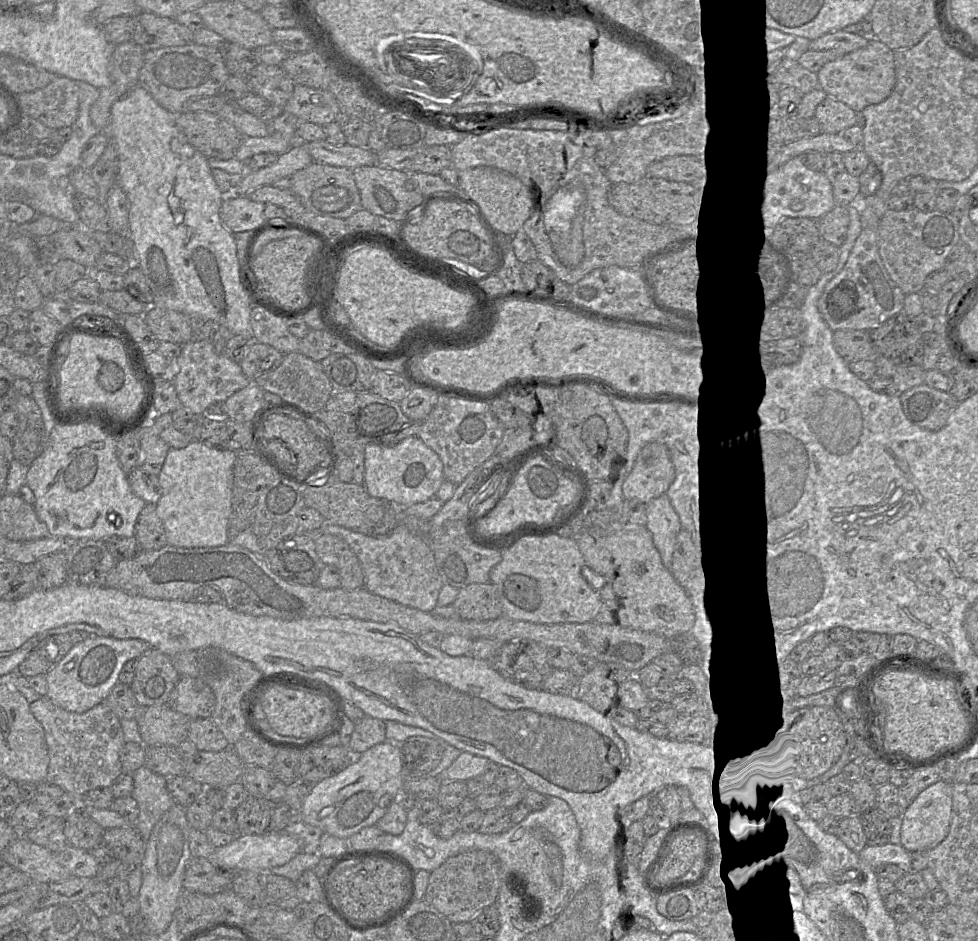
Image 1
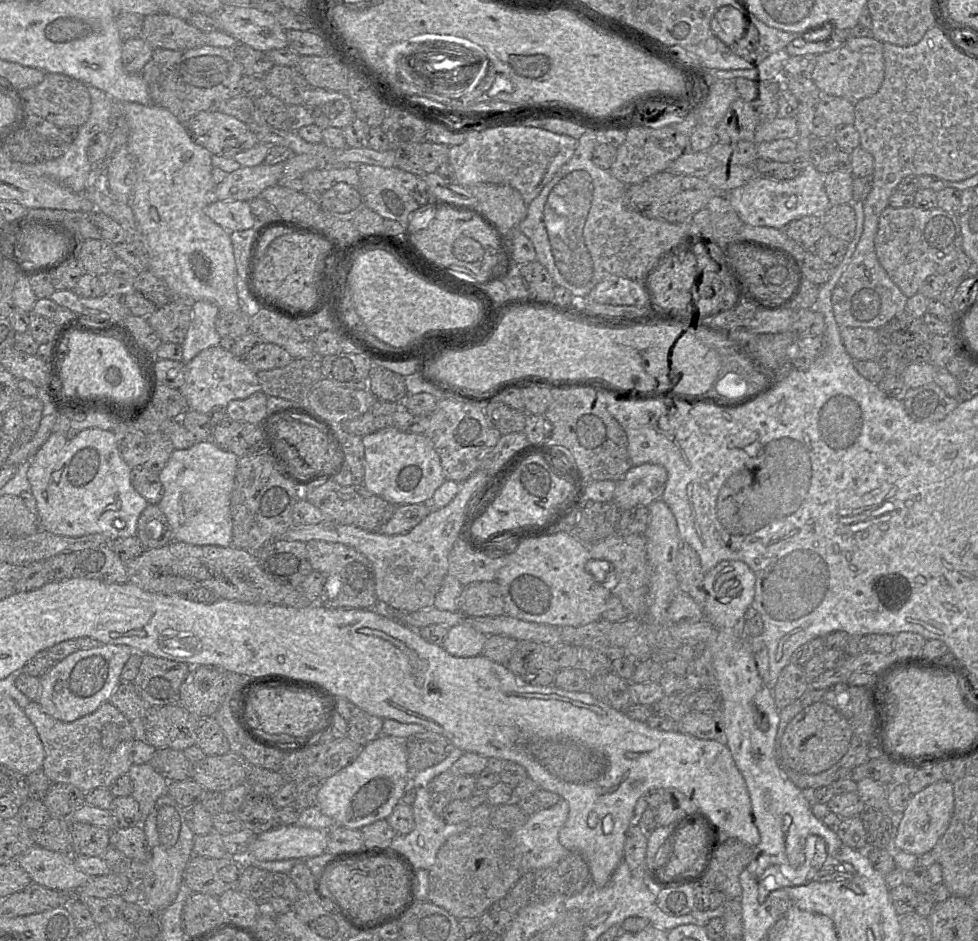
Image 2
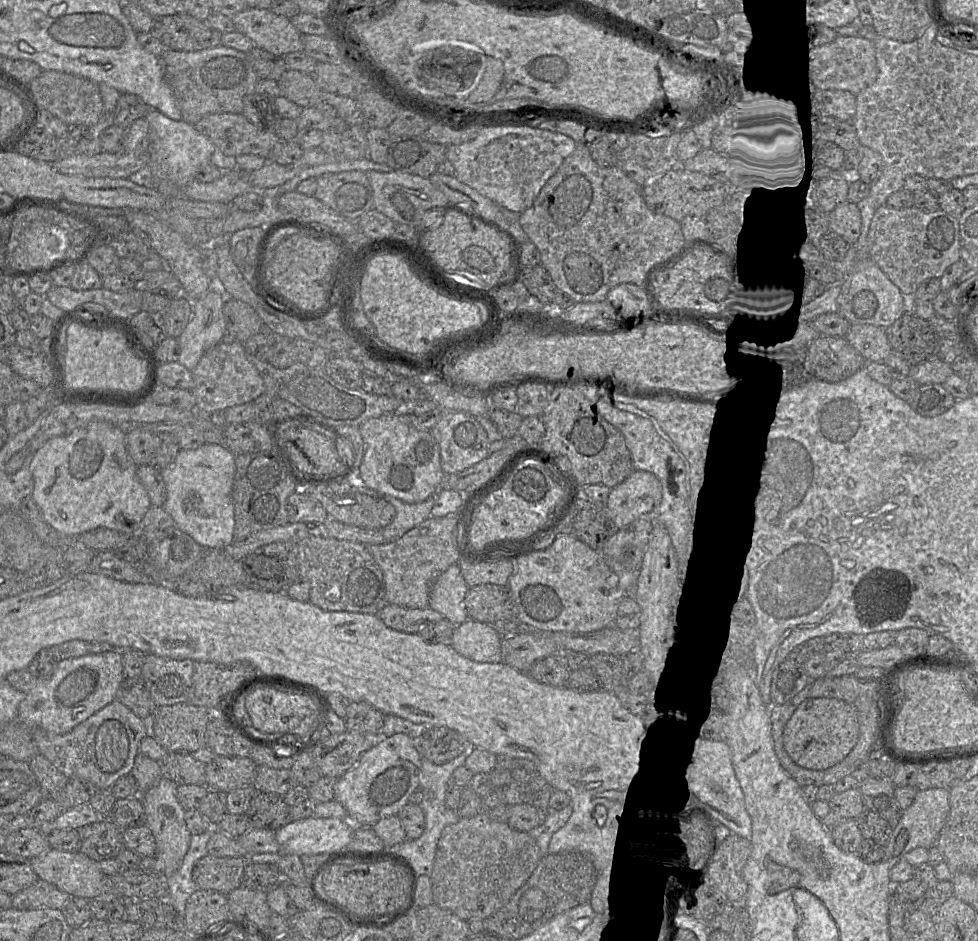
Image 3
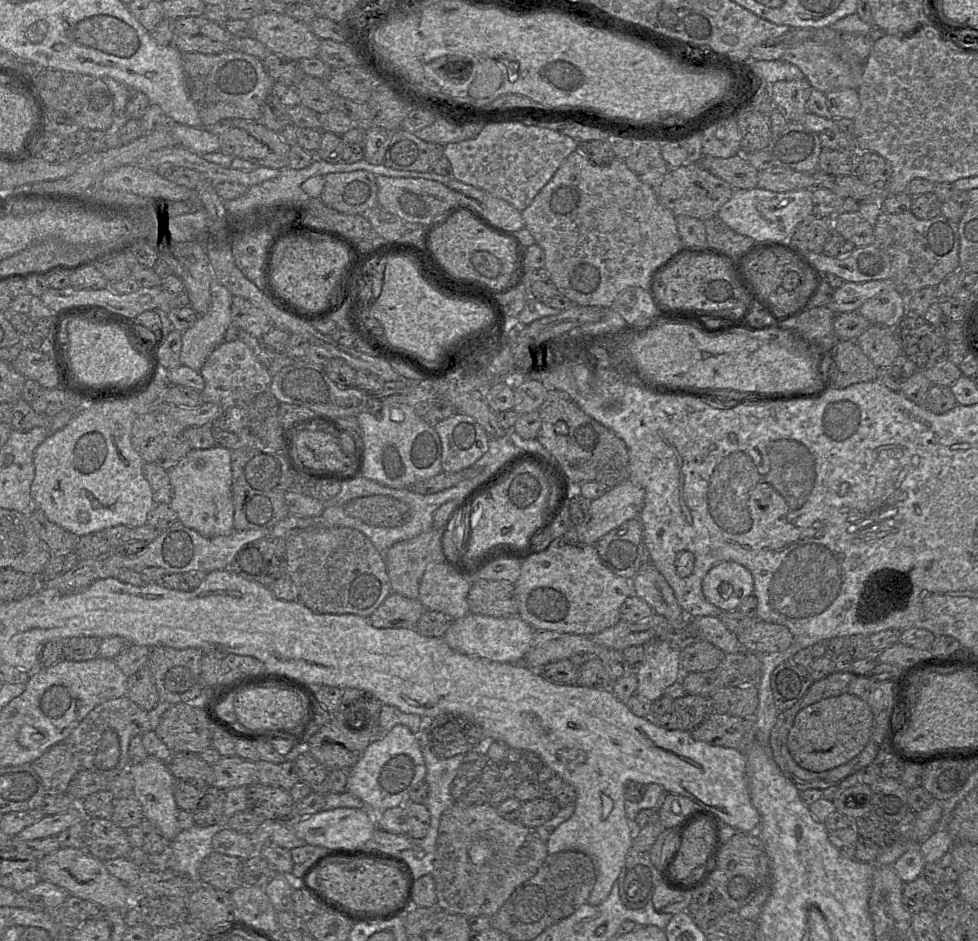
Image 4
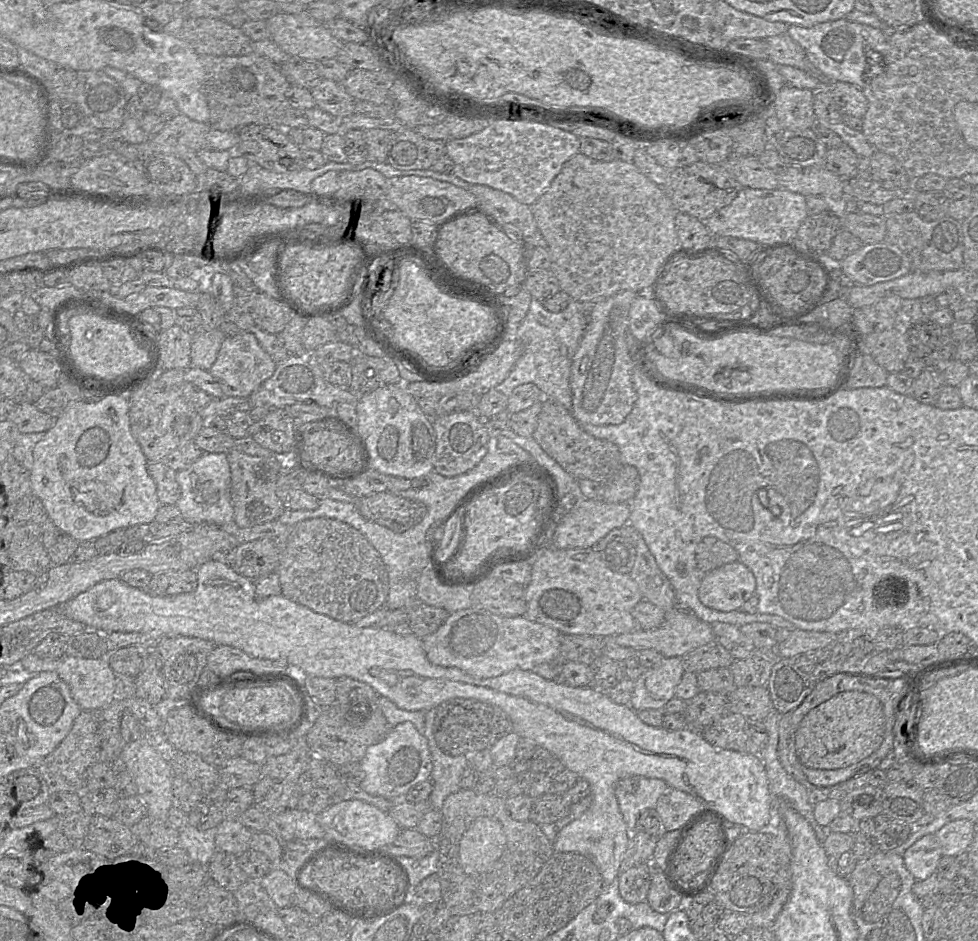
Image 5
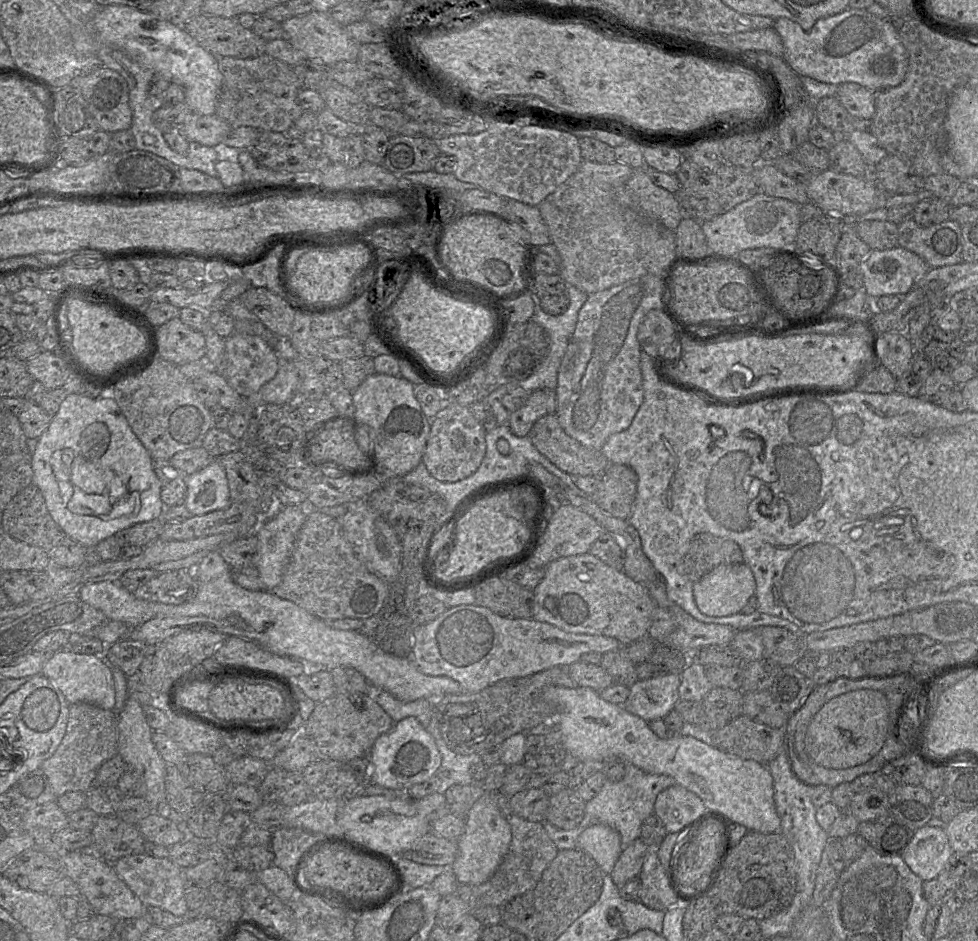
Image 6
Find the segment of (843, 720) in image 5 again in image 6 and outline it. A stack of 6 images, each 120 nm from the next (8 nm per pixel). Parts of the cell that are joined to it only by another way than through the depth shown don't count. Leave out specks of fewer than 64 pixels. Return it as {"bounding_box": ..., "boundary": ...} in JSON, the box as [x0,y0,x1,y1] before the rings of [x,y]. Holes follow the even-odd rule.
{"bounding_box":[806,689,888,769],"boundary":[[[857,689],[827,701],[806,732],[806,753],[817,764],[844,769],[863,764],[882,749],[888,732],[888,701],[874,689]]]}

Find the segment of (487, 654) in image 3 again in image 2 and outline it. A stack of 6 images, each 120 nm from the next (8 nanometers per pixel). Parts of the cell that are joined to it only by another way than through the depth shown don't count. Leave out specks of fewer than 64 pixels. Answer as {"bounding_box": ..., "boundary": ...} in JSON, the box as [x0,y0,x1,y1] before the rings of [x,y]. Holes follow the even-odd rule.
{"bounding_box":[442,625,488,657],"boundary":[[[466,625],[449,628],[442,647],[454,657],[475,657],[481,655],[488,636]]]}

